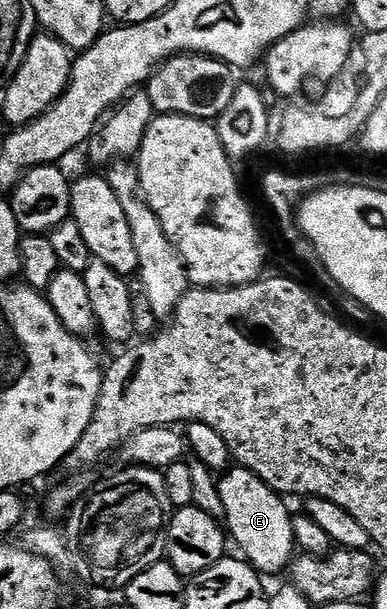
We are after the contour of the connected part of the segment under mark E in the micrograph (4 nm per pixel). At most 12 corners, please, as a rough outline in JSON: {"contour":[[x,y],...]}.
{"contour":[[251,470],[218,479],[225,530],[260,575],[297,554],[286,501]]}

